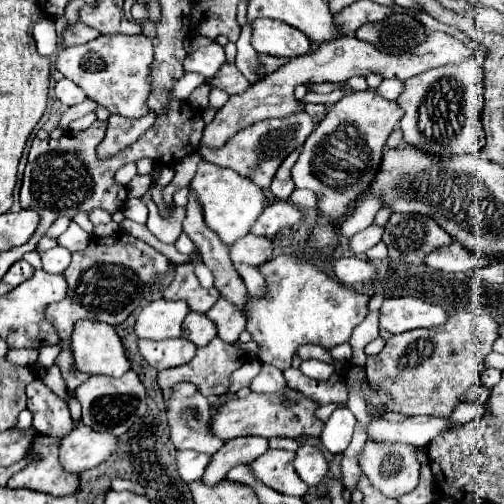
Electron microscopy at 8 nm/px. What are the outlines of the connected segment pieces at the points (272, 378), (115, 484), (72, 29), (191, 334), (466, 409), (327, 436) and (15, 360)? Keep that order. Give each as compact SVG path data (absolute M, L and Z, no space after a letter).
M261 367L261 373L251 381L249 385L251 393L265 393L265 395L271 395L271 393L285 393L287 391L287 385L285 385L285 379L283 379L283 373L279 369L271 369L271 367Z
M116 478L111 482L111 489L115 491L133 491L137 494L145 494L145 487L143 487L141 484L138 482L133 482L128 479L123 479L123 478Z
M81 21L79 23L73 23L73 25L65 25L63 29L63 41L61 45L63 47L71 47L71 45L79 45L79 43L85 43L85 41L91 41L95 39L99 33L87 25L83 25Z
M189 313L181 325L181 337L195 343L197 347L205 347L215 335L215 323L209 321L203 313Z
M461 403L455 407L455 411L451 413L451 419L453 421L461 421L461 423L467 423L467 421L473 421L473 419L479 419L483 413L485 413L487 405L485 403Z
M347 407L333 411L331 419L325 423L321 441L333 454L343 453L351 442L355 429L355 416Z
M14 348L9 350L5 357L14 365L28 366L37 363L38 354L38 349Z

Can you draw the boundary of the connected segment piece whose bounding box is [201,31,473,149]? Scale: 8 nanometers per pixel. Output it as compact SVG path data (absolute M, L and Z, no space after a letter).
M435 31L431 35L427 35L427 39L417 45L417 49L413 49L411 53L403 53L403 55L393 55L393 53L383 53L379 51L375 45L361 41L357 37L339 37L333 39L329 43L323 43L319 49L301 55L297 59L291 59L289 63L285 63L281 69L277 69L275 73L267 75L263 81L253 83L245 93L241 95L231 95L229 101L219 109L219 113L215 115L215 119L205 125L203 129L203 137L201 137L201 145L209 147L209 149L219 149L223 147L237 131L245 129L247 125L255 123L255 121L263 121L269 117L287 117L293 115L297 111L303 111L305 105L301 101L297 101L293 97L293 87L313 81L313 83L325 83L325 81L347 81L353 75L369 75L369 73L381 73L387 79L399 79L399 81L407 81L409 77L415 77L435 65L447 65L451 61L463 61L463 57L473 55L473 51L463 45L459 39L455 39L449 33L443 31Z

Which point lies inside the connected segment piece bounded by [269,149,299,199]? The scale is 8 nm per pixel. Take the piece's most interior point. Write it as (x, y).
(282, 186)

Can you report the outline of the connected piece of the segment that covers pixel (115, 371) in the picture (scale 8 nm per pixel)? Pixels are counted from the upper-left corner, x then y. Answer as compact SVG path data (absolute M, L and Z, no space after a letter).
M77 321L71 333L75 369L87 375L119 377L129 371L123 343L115 329L101 321Z

